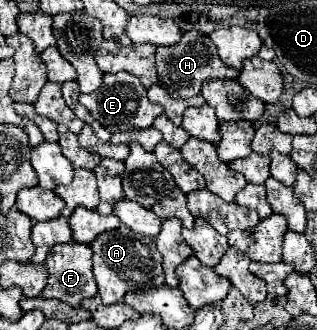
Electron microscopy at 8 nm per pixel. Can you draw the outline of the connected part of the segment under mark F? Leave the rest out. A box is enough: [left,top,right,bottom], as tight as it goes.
[42,243,98,307]

